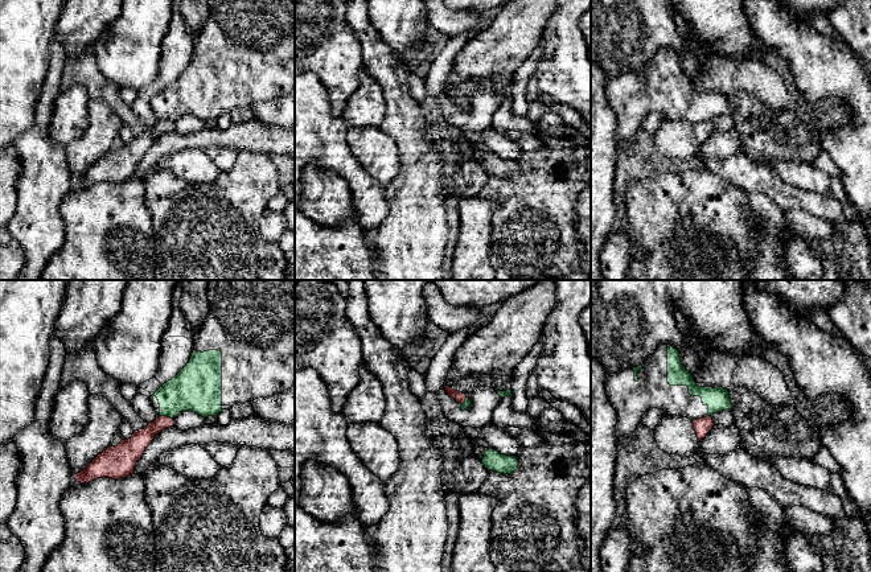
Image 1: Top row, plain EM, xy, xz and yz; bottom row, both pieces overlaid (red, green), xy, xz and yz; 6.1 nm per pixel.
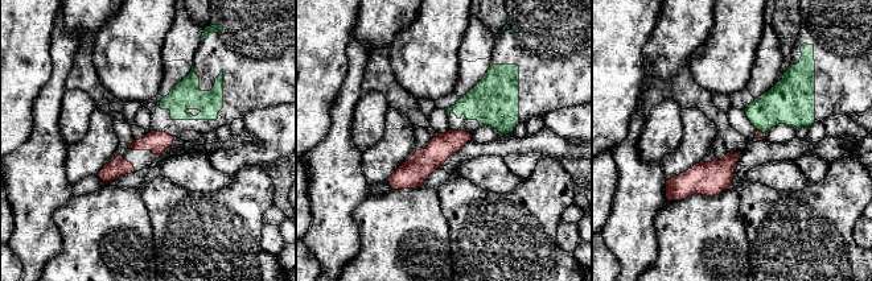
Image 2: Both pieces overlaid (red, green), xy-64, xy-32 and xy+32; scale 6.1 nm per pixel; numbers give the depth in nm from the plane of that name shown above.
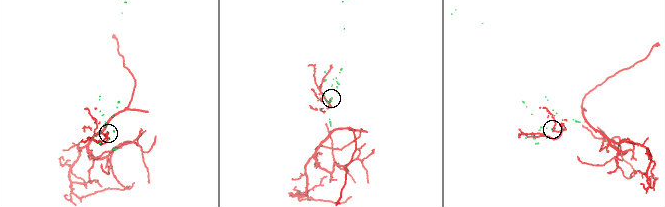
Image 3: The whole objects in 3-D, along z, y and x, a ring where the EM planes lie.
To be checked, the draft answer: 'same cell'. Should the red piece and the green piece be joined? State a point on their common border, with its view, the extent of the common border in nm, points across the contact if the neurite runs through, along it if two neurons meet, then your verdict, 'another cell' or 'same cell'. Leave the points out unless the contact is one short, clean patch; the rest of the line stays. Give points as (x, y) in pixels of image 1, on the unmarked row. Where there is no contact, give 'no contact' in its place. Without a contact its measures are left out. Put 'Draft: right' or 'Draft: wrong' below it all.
contact xy (165, 120); length 90 nm; border xy (159, 119), (167, 119), (172, 123); another cell
Draft: wrong

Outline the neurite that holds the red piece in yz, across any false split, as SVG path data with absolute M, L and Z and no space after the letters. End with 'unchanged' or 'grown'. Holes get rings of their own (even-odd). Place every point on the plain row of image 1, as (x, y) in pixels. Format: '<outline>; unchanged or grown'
M665 118L654 133L654 143L661 155L689 161L699 155L701 144L707 140L714 129L711 120L690 124Z; grown

